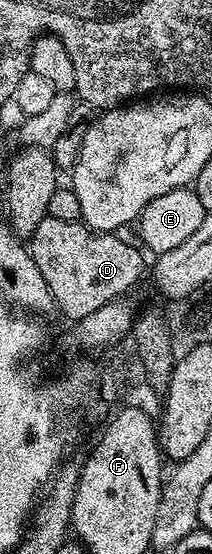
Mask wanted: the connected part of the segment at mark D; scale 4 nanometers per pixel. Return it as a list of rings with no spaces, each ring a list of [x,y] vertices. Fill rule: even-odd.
[[[46,215],[35,227],[35,233],[28,236],[27,246],[35,265],[39,265],[39,273],[43,273],[43,281],[47,281],[47,289],[51,289],[56,310],[61,310],[69,321],[76,321],[95,313],[107,301],[129,293],[141,274],[146,274],[147,259],[145,263],[140,246],[124,243],[120,234],[92,231],[71,219]]]

